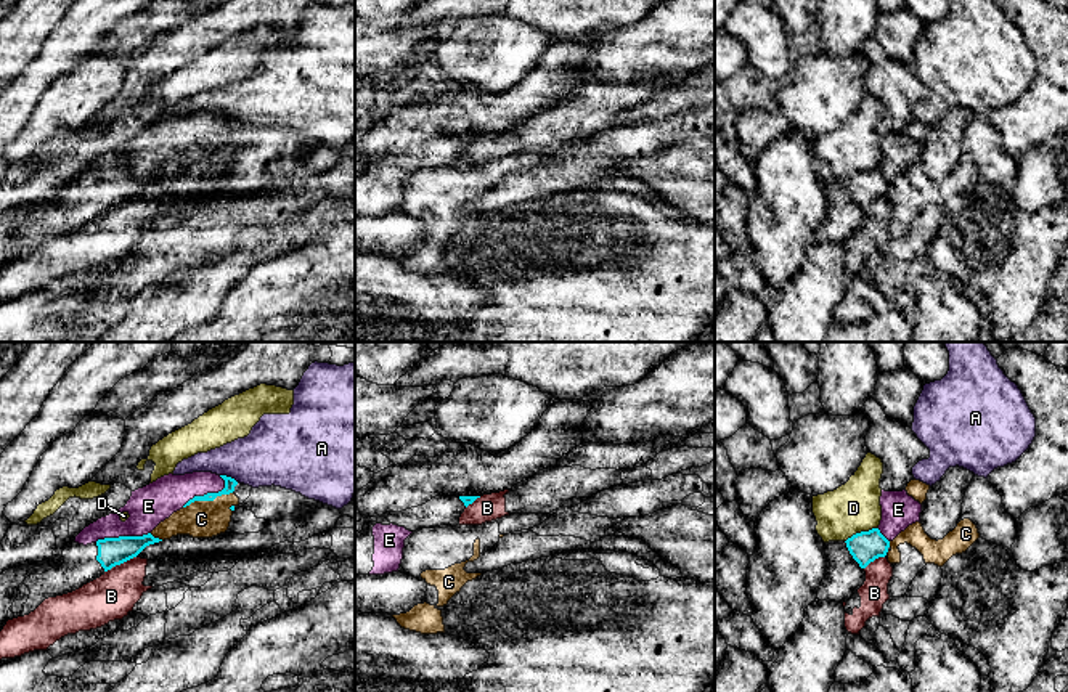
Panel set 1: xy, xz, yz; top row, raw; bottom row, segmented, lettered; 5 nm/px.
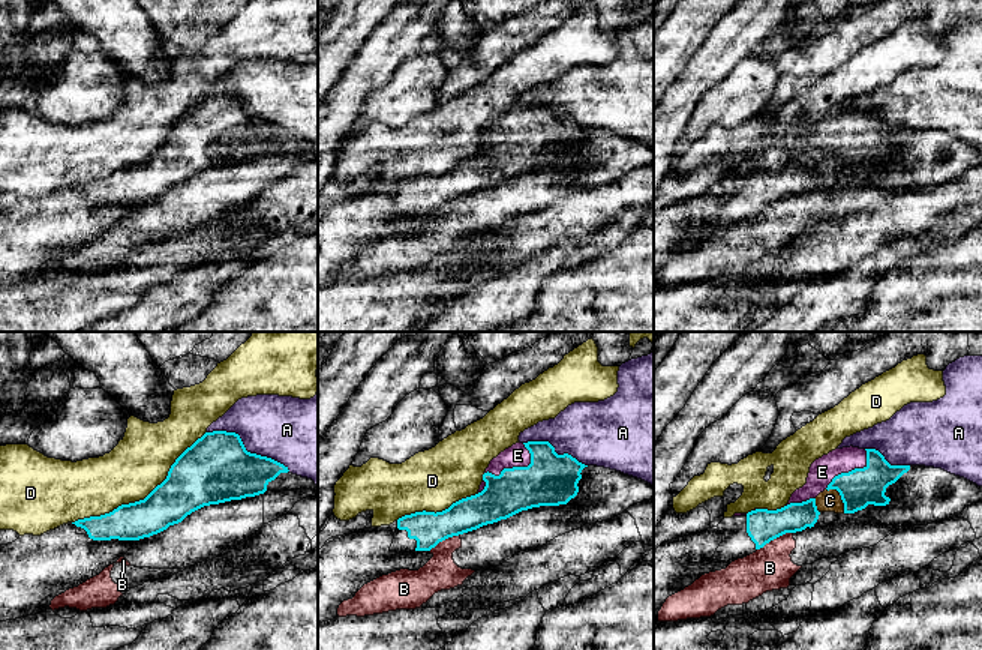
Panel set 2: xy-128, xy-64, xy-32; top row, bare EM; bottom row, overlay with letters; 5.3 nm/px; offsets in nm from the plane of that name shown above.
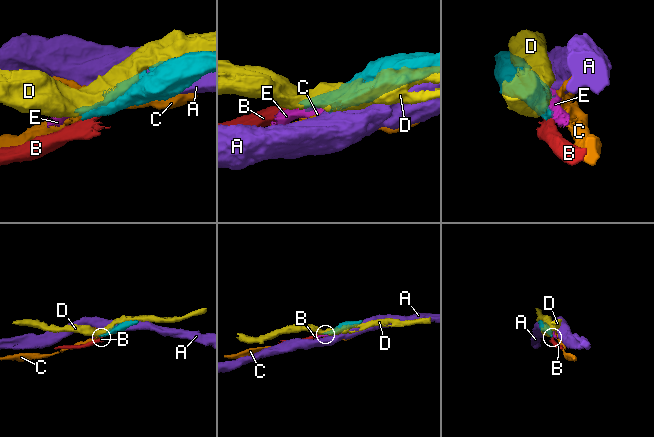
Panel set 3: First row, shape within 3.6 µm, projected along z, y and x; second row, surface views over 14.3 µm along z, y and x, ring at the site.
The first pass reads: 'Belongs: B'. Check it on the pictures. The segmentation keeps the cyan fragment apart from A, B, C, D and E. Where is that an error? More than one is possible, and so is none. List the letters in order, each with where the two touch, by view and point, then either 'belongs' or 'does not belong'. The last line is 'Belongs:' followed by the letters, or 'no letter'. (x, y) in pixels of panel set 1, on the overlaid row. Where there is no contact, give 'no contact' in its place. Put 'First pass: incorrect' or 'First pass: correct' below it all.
A: xy (228, 477) | does not belong
B: xy (119, 564) | does not belong
C: xy (207, 500) | does not belong
D: yz (861, 532) | does not belong
E: xy (122, 537) | belongs
Belongs: E
First pass: incorrect

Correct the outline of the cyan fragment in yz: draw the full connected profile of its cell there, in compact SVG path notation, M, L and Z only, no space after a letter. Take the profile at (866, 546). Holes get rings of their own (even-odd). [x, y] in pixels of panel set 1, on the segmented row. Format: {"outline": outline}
{"outline": "M885 491L880 496L882 520L877 528L848 538L846 547L861 568L885 557L890 543L909 525L920 522L922 504L903 491Z"}

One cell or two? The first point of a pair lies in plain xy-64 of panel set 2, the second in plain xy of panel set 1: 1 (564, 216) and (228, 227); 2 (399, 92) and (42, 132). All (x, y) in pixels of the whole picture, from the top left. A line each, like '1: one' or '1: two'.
1: one
2: one

